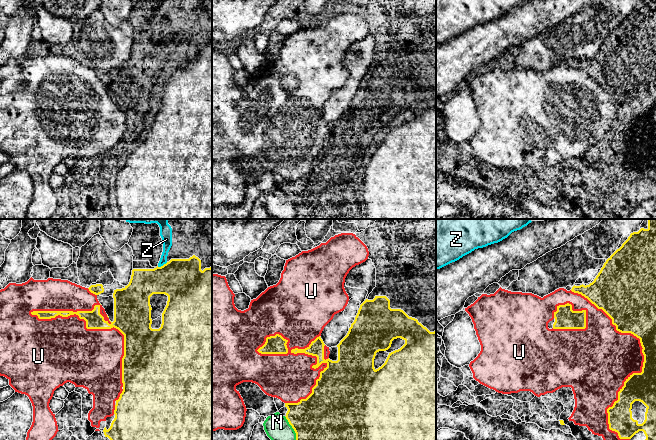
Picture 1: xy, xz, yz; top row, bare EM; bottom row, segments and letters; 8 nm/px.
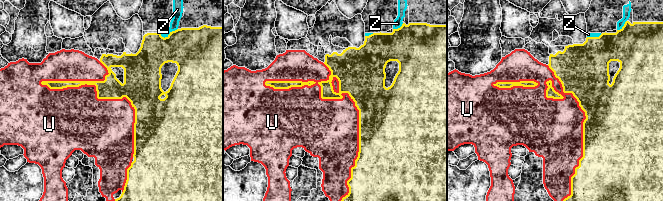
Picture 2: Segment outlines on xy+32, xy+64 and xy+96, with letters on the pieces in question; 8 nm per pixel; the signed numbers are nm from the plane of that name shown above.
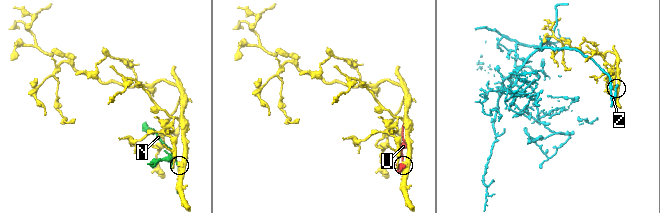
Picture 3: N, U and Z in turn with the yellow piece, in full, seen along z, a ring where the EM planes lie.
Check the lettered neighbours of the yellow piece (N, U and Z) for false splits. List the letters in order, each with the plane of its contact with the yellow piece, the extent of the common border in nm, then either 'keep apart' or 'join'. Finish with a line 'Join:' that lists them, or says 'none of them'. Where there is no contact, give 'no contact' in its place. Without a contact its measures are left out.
N: xz | 220 nm | keep apart
U: xy | 950 nm | keep apart
Z: xy | 90 nm | keep apart
Join: none of them

